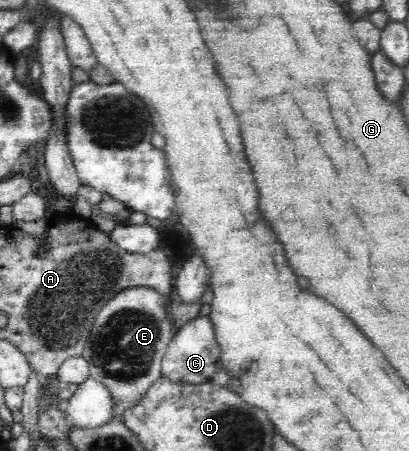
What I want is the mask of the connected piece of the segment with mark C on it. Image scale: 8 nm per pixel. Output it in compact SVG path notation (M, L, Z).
M198 316L177 329L161 361L161 375L182 384L228 385L230 374L219 360L220 345L215 337L210 316Z

